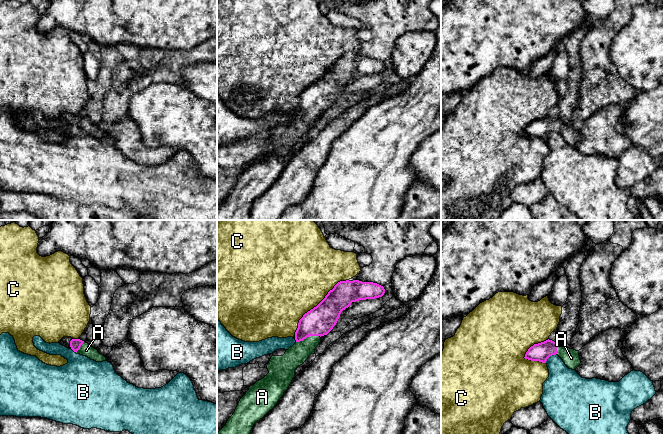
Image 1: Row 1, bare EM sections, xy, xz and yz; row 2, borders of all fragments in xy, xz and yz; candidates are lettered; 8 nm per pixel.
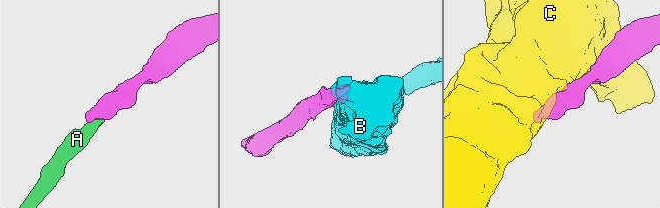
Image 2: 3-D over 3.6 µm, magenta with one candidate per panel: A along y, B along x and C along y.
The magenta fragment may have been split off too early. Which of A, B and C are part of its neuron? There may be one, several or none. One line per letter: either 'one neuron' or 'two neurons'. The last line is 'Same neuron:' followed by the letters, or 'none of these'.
A: one neuron
B: two neurons
C: two neurons
Same neuron: A

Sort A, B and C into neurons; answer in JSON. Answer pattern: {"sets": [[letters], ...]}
{"sets": [["A"], ["B"], ["C"]]}

